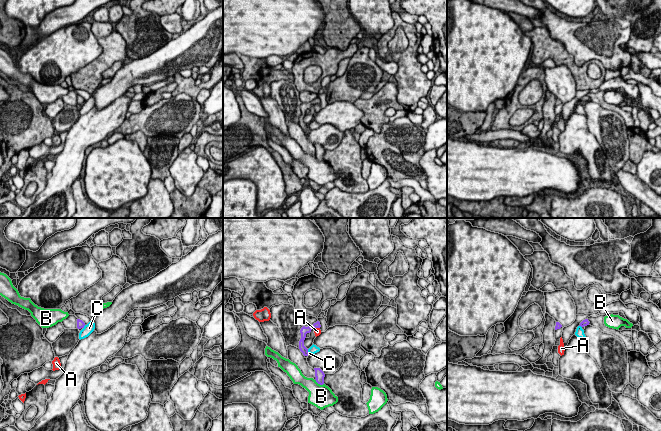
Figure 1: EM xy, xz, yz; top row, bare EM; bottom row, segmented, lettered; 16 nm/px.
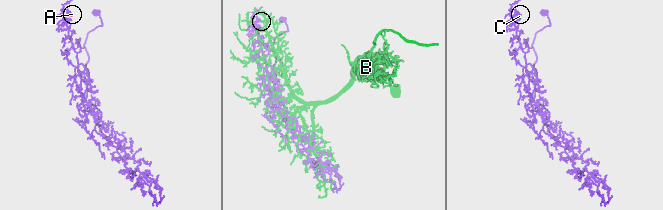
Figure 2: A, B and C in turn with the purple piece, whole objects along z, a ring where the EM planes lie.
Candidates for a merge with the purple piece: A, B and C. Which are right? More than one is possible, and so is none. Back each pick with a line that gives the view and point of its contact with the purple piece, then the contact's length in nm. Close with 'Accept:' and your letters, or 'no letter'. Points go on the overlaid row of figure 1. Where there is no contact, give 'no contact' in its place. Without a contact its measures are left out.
Accept: no letter

